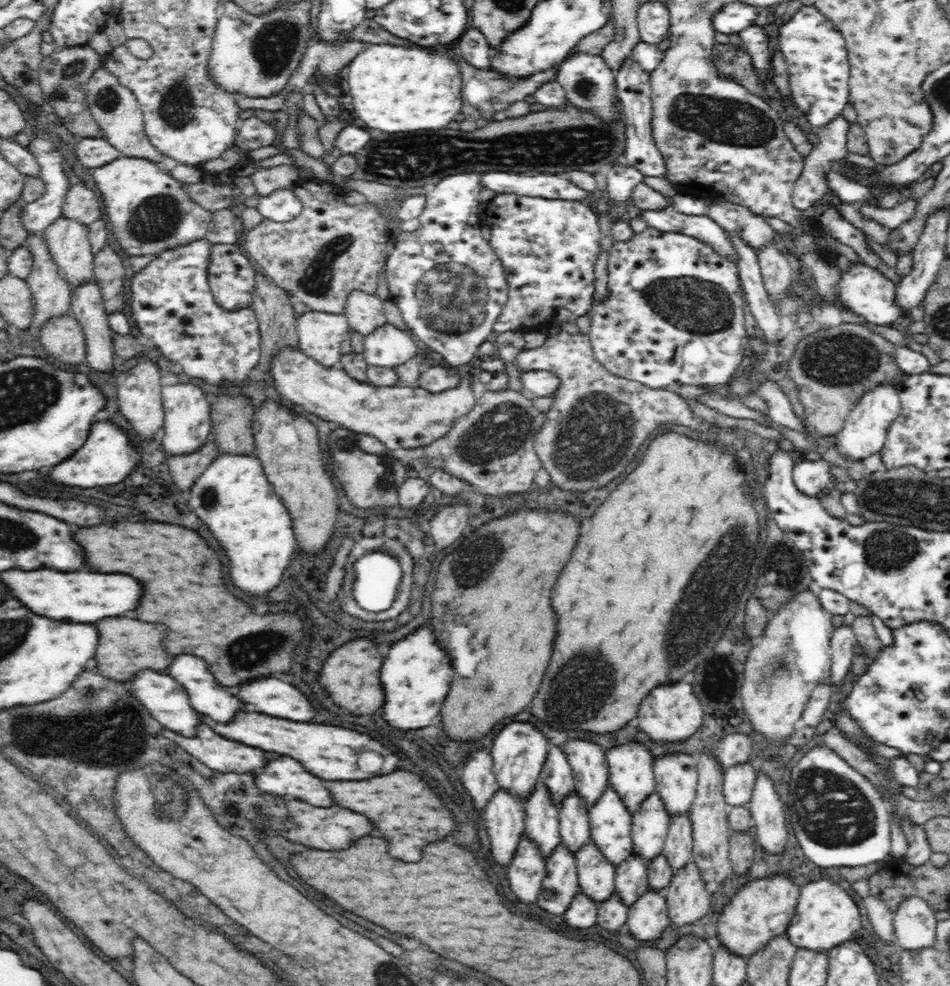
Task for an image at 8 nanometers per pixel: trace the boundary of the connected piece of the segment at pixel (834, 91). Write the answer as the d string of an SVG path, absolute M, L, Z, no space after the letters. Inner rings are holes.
M814 5L803 6L786 23L775 28L776 46L778 46L789 73L789 88L798 111L806 116L806 121L815 131L833 123L842 115L849 104L850 63L845 47L845 39L826 17Z

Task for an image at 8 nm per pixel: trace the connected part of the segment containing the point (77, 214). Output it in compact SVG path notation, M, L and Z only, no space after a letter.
M76 181L76 186L71 185L66 192L61 216L78 220L86 226L92 224L102 216L102 204L98 195L94 190L86 188L84 183Z

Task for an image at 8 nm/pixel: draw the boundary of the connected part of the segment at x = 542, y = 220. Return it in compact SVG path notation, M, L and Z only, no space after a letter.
M497 193L486 206L486 224L490 224L490 247L498 255L508 281L509 300L494 322L498 333L538 330L548 334L548 327L559 308L566 308L574 316L589 311L594 300L594 267L600 251L603 234L597 221L597 213L588 204L571 200L548 200L542 197L522 196L518 193Z

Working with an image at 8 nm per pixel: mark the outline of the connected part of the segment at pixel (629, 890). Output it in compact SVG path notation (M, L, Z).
M634 852L616 866L615 892L624 905L634 904L649 888L648 866L649 862L634 855Z

